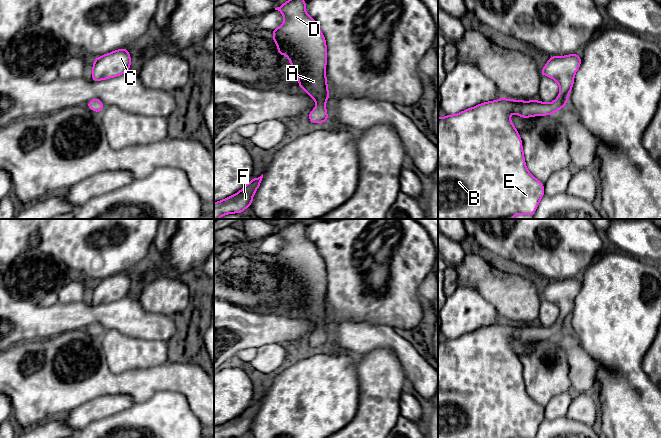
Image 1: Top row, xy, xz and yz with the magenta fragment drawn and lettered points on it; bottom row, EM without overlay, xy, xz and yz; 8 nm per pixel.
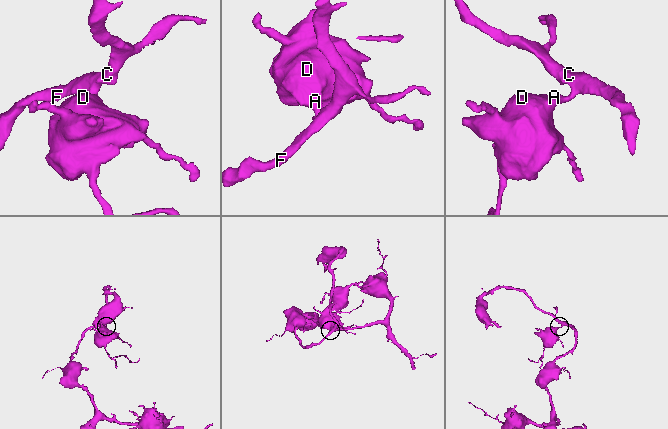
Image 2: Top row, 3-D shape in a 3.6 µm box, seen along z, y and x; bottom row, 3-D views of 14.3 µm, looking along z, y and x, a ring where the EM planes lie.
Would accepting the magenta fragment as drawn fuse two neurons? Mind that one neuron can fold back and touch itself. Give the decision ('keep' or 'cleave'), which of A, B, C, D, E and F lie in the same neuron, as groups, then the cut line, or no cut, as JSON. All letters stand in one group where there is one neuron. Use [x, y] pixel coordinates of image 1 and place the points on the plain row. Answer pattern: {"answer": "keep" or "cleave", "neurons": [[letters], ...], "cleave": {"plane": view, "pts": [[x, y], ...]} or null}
{"answer": "keep", "neurons": [["A", "B", "C", "D", "E", "F"]], "cleave": null}

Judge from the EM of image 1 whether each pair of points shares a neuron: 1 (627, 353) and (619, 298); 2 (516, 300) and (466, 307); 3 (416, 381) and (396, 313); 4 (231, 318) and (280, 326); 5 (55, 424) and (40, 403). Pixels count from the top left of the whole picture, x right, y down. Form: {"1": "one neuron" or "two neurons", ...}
{"1": "one neuron", "2": "two neurons", "3": "two neurons", "4": "one neuron", "5": "two neurons"}

